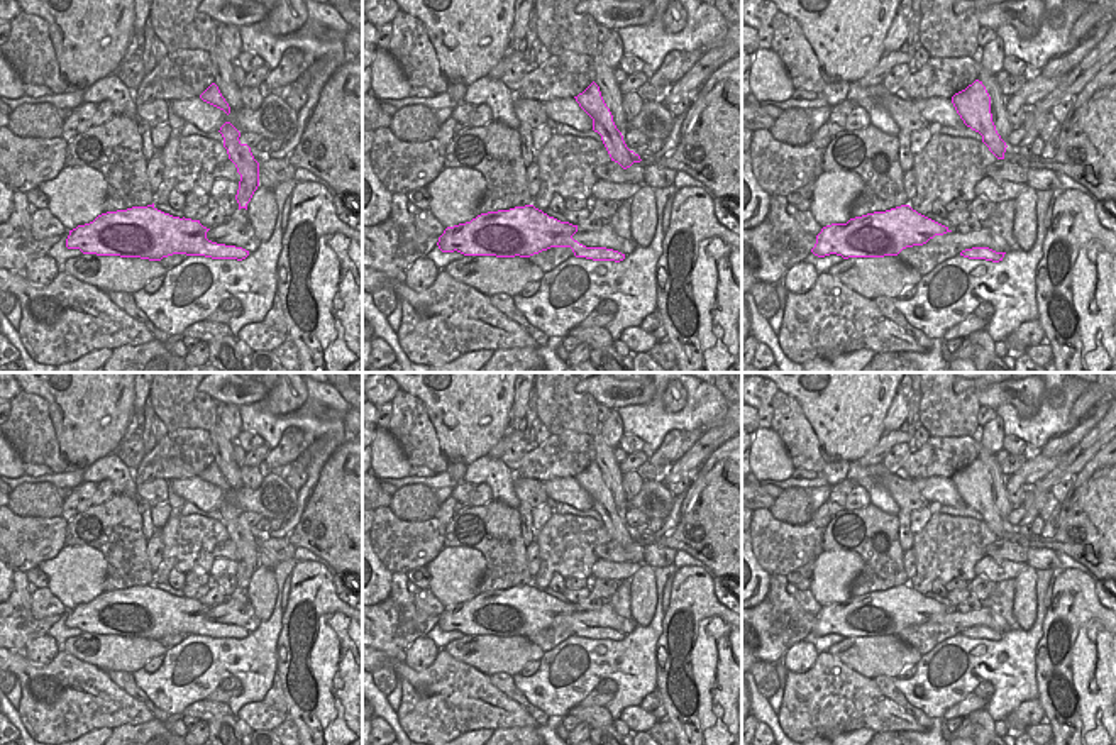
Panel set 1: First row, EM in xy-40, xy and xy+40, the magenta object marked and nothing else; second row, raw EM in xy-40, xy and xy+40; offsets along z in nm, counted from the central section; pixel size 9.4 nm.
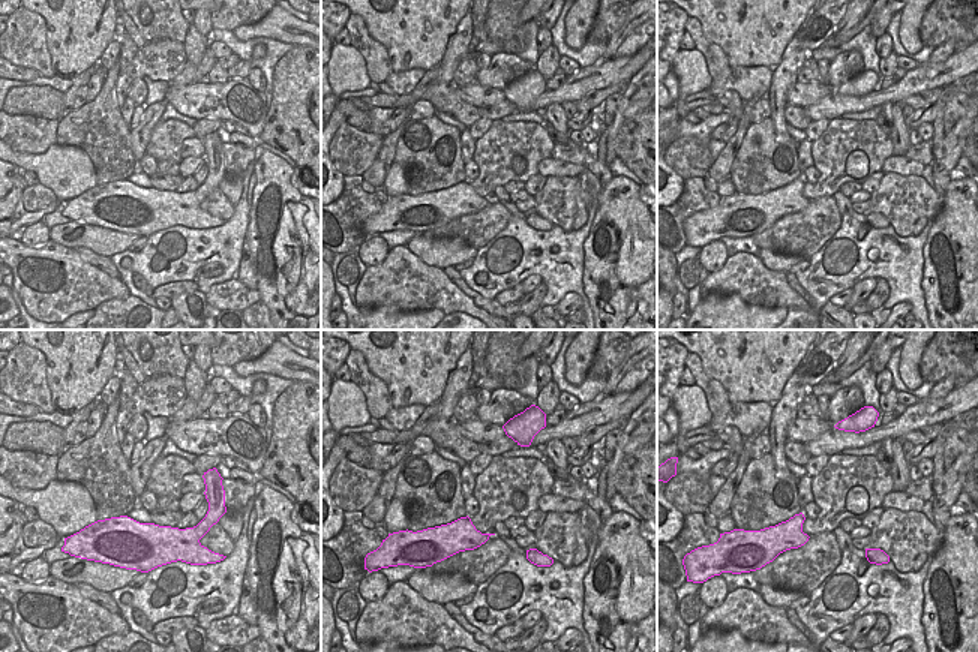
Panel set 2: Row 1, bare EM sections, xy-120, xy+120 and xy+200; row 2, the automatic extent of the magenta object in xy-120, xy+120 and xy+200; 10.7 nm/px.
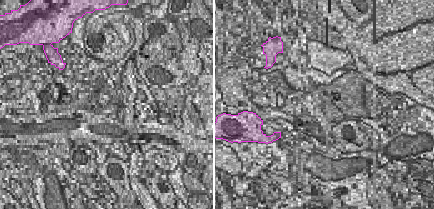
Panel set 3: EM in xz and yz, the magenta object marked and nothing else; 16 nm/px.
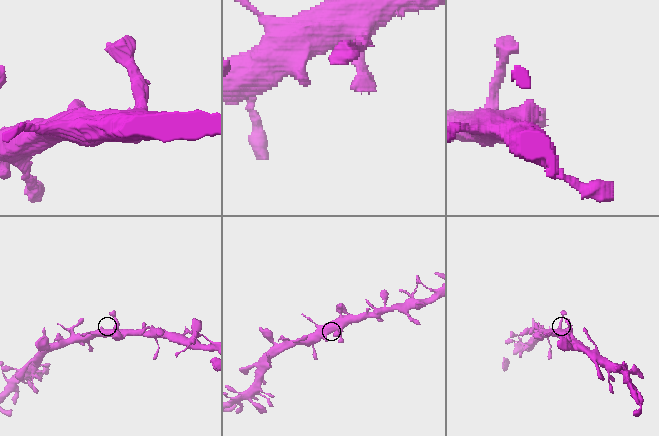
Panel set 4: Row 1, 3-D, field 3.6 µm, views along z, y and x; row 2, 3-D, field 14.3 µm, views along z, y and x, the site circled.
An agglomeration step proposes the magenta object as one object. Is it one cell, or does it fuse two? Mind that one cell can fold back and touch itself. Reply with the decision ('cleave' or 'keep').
keep

